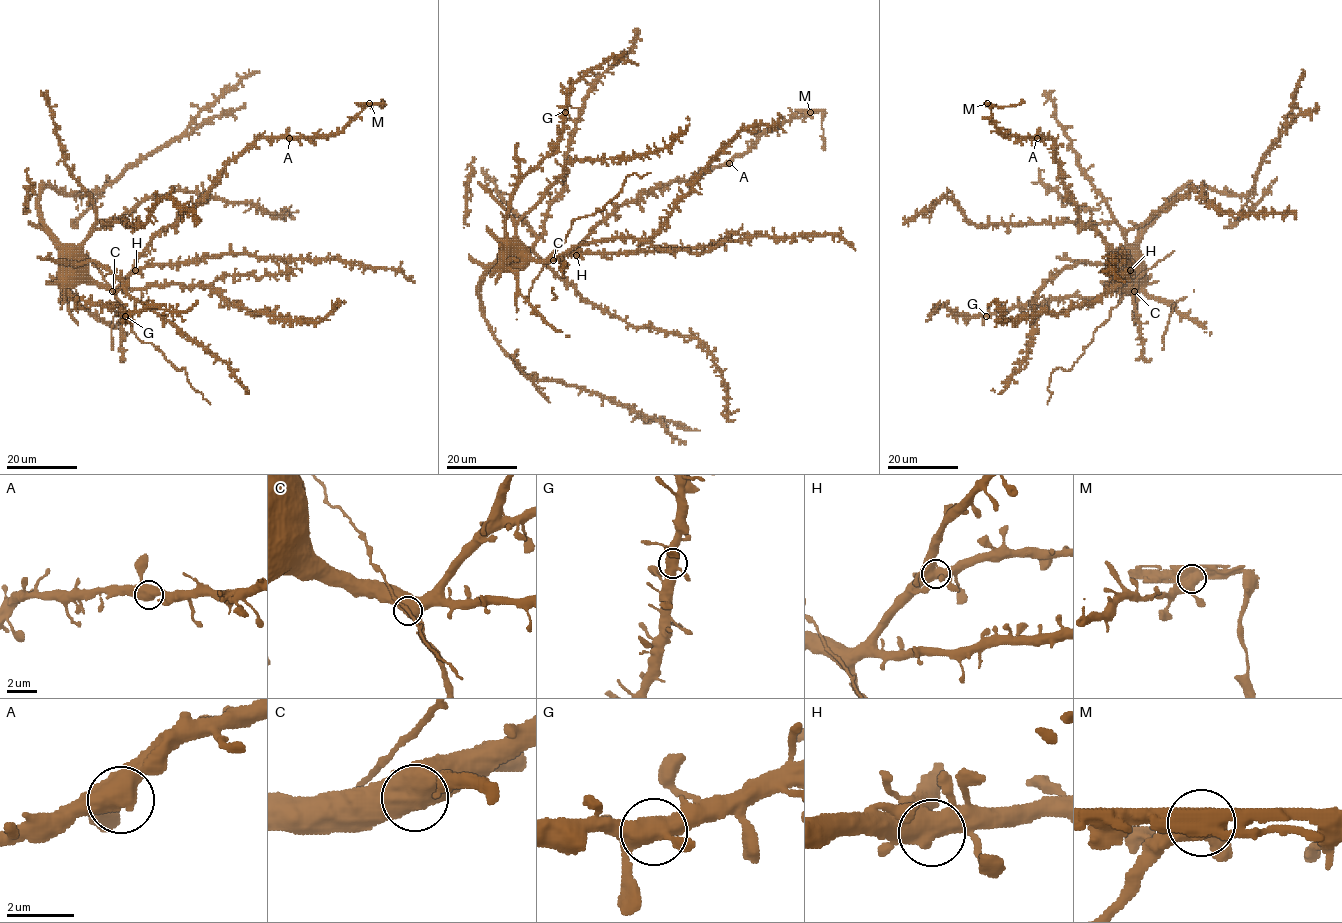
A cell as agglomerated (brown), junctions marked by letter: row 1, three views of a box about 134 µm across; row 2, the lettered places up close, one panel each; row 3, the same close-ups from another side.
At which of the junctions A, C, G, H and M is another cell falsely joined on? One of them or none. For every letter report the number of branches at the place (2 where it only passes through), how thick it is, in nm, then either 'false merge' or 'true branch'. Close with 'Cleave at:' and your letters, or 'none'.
A: 3 | 500 nm | true branch
C: 3 | 550 nm | true branch
G: 3 | 500 nm | true branch
H: 3 | 500 nm | true branch
M: 3 | 650 nm | false merge
Cleave at: M

